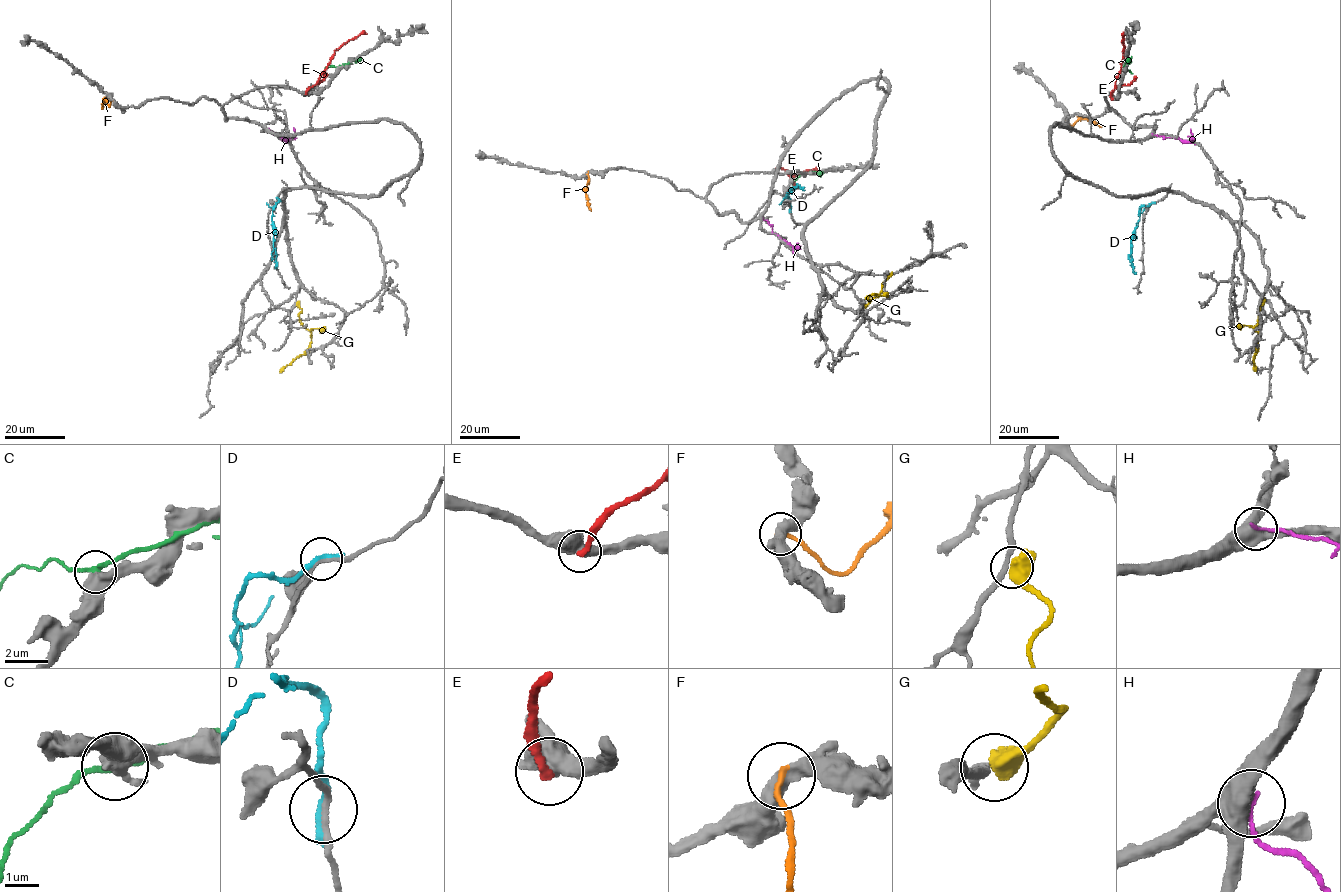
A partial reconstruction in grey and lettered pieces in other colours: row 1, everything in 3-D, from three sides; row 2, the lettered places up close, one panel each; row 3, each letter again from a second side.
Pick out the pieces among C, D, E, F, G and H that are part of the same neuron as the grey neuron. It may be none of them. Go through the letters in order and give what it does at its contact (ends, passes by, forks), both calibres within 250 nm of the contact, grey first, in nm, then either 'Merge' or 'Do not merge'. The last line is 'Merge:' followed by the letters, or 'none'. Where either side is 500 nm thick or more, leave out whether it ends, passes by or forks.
C: Thickness 500 nm (grey) against 220 nm. Do not merge
D: It ends there. Thickness 150 nm (grey) against 240 nm. Do not merge
E: It ends there. Thickness 480 nm (grey) against 280 nm. Do not merge
F: It ends there. Thickness 440 nm (grey) against 190 nm. Do not merge
G: Thickness 240 nm (grey) against 550 nm. Do not merge
H: It ends there. Thickness 480 nm (grey) against 150 nm. Do not merge
Merge: none

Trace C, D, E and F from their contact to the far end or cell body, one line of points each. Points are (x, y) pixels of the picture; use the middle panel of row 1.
C: (802, 175), (816, 172), (820, 176)
D: (790, 208), (790, 198), (786, 198), (790, 187), (798, 184), (804, 189)
E: (776, 170), (783, 168), (795, 176), (820, 170)
F: (587, 172), (586, 196), (591, 211)

